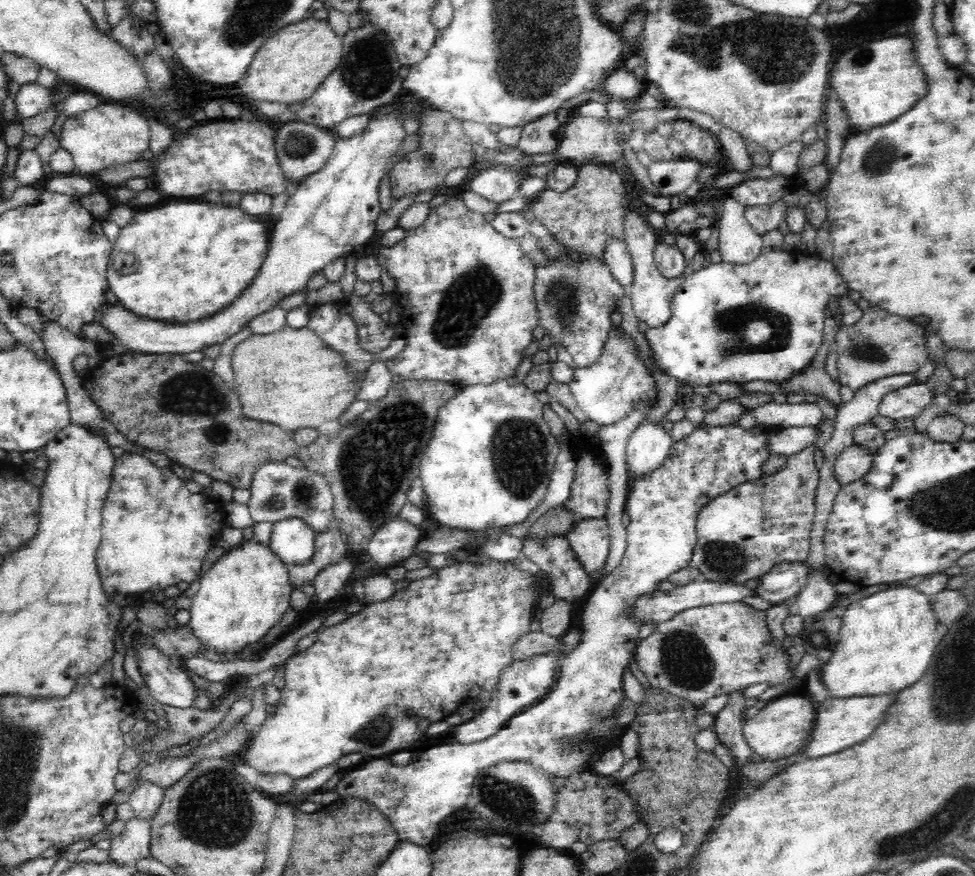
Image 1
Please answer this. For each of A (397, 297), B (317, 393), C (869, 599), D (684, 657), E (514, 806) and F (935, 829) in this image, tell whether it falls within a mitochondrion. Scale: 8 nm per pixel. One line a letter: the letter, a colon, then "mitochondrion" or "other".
A: other
B: other
C: other
D: mitochondrion
E: mitochondrion
F: mitochondrion

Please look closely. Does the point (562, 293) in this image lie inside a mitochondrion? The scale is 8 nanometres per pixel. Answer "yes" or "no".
yes

